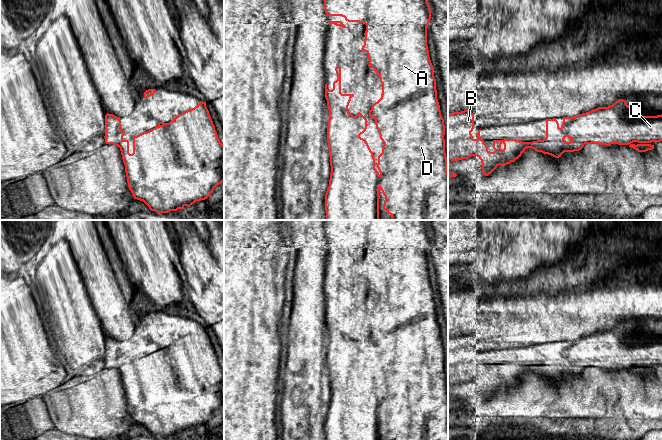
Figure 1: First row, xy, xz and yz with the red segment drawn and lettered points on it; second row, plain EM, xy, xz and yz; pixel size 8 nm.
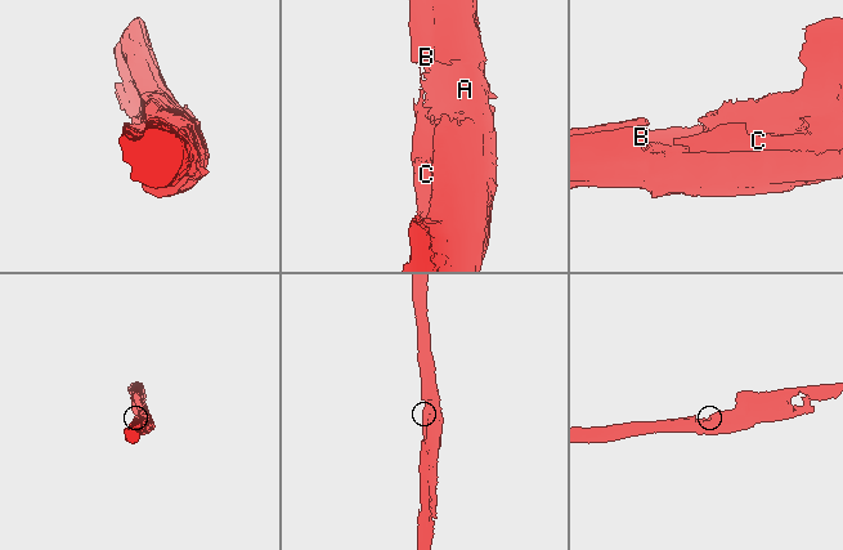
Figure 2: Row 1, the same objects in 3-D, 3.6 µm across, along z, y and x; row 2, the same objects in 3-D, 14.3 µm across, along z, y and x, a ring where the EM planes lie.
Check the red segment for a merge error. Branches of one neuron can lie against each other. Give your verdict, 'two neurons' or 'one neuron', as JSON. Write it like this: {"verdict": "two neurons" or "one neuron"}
{"verdict": "one neuron"}

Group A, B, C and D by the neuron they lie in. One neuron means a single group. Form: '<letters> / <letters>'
A B C D

